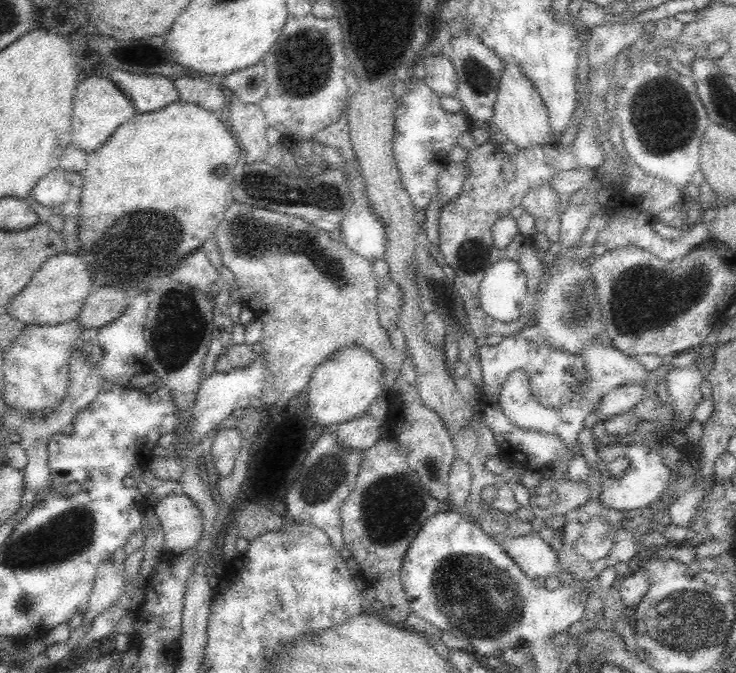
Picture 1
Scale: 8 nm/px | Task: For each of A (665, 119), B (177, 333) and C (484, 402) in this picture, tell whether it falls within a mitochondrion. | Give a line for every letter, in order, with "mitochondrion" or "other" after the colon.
A: mitochondrion
B: mitochondrion
C: other

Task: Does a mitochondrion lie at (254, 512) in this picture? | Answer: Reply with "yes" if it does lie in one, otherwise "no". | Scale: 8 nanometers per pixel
no

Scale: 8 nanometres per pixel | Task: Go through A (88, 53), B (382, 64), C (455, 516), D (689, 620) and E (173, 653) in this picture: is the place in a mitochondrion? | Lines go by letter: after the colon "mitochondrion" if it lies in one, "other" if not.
A: other
B: other
C: other
D: mitochondrion
E: other

